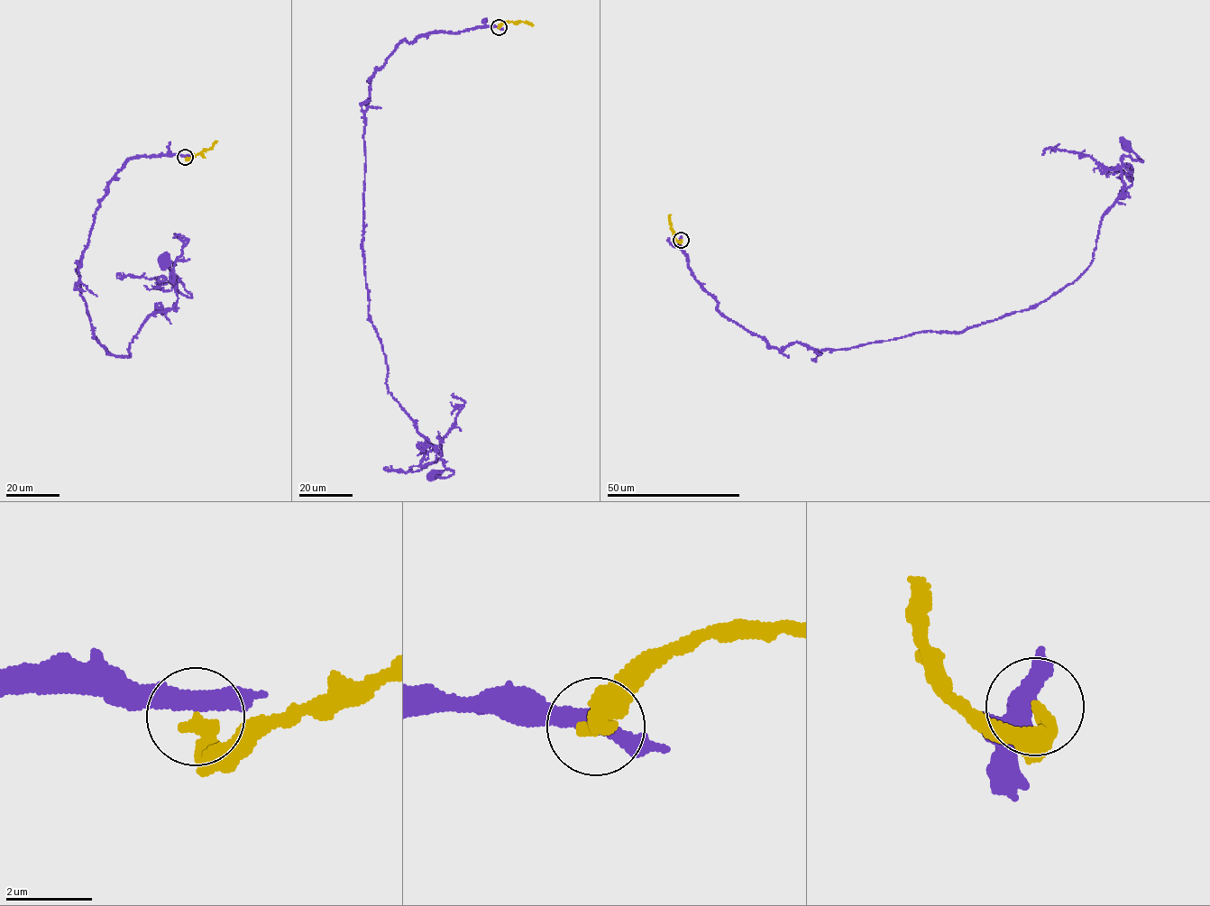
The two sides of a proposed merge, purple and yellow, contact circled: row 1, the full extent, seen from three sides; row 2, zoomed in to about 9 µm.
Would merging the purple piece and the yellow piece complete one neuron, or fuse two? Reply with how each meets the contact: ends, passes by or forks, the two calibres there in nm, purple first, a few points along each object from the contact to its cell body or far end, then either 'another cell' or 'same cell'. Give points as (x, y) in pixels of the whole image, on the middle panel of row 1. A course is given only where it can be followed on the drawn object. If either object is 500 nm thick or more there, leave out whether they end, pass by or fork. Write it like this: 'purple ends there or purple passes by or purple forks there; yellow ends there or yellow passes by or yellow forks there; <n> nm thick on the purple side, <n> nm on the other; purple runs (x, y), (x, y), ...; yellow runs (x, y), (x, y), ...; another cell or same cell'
purple passes by; yellow ends there; 400 nm thick on the purple side, 360 nm on the other; purple runs (499, 27), (405, 39), (375, 70), (365, 112), (369, 319), (385, 355), (389, 391), (453, 473), (433, 475); yellow runs (499, 27), (508, 22), (533, 25); another cell

